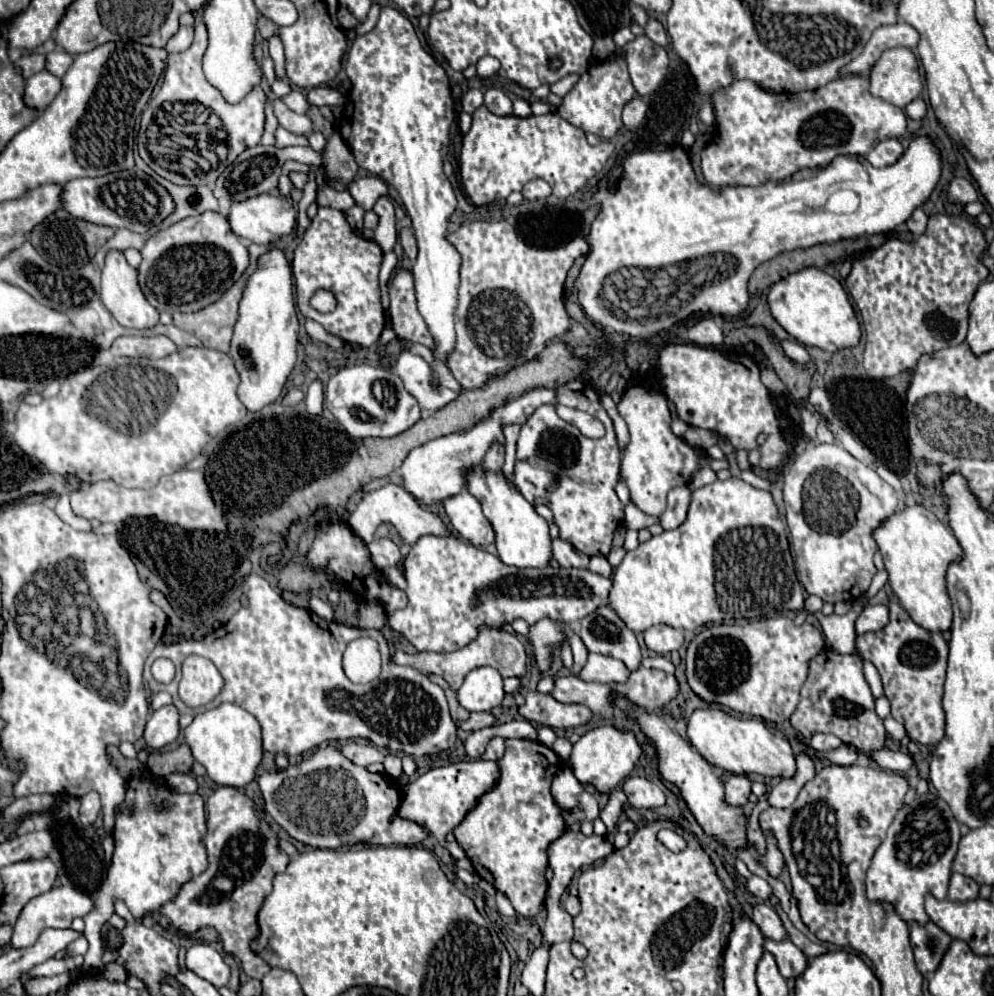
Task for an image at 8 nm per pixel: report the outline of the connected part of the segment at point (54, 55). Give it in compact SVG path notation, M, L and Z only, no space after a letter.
M56 48L54 52L46 54L46 70L50 70L56 76L64 76L68 72L68 66L72 66L72 54L68 54L62 48Z

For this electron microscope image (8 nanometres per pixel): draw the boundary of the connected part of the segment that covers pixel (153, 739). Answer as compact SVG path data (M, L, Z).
M162 706L160 710L150 714L150 720L146 722L146 730L144 730L144 740L146 746L152 750L158 750L170 742L174 742L180 734L180 714L176 710L176 706Z

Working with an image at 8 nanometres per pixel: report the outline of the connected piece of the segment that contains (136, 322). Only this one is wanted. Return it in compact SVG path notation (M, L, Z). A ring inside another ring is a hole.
M110 252L106 256L106 266L102 270L102 302L110 310L110 314L126 328L148 330L160 322L158 310L144 298L138 286L138 272L132 266L128 266L122 252Z

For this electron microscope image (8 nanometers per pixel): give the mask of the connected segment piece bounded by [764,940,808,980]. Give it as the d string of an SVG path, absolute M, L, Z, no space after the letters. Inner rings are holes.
M766 940L764 948L774 954L778 968L780 968L780 974L786 980L796 980L804 972L804 966L808 966L804 952L800 948L796 948L790 940L784 940L784 942Z

